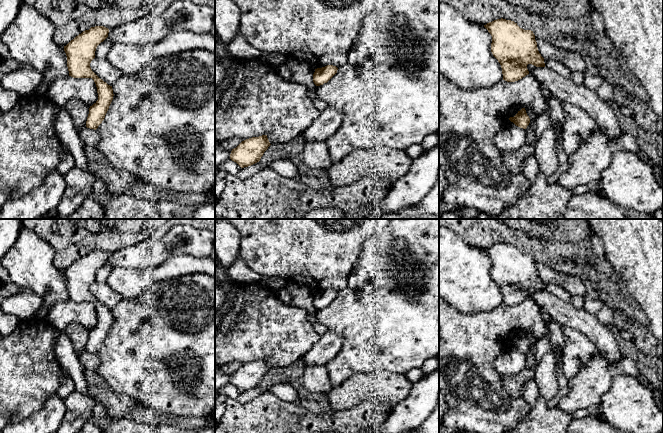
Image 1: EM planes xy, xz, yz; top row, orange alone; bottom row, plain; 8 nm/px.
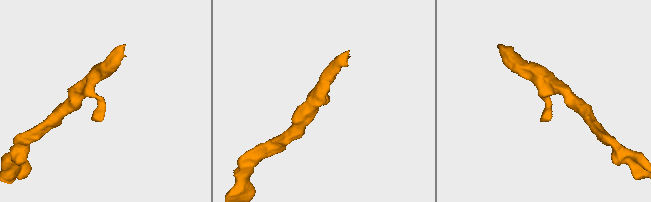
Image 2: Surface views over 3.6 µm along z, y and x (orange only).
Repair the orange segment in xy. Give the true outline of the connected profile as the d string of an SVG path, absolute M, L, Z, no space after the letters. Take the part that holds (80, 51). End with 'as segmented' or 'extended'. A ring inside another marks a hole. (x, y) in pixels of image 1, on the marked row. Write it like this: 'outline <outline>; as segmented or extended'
outline M104 26L91 27L64 46L69 76L92 78L96 84L98 100L90 106L86 121L86 127L94 130L104 120L114 96L112 86L100 79L90 67L97 46L108 37L108 33L109 29Z; as segmented

